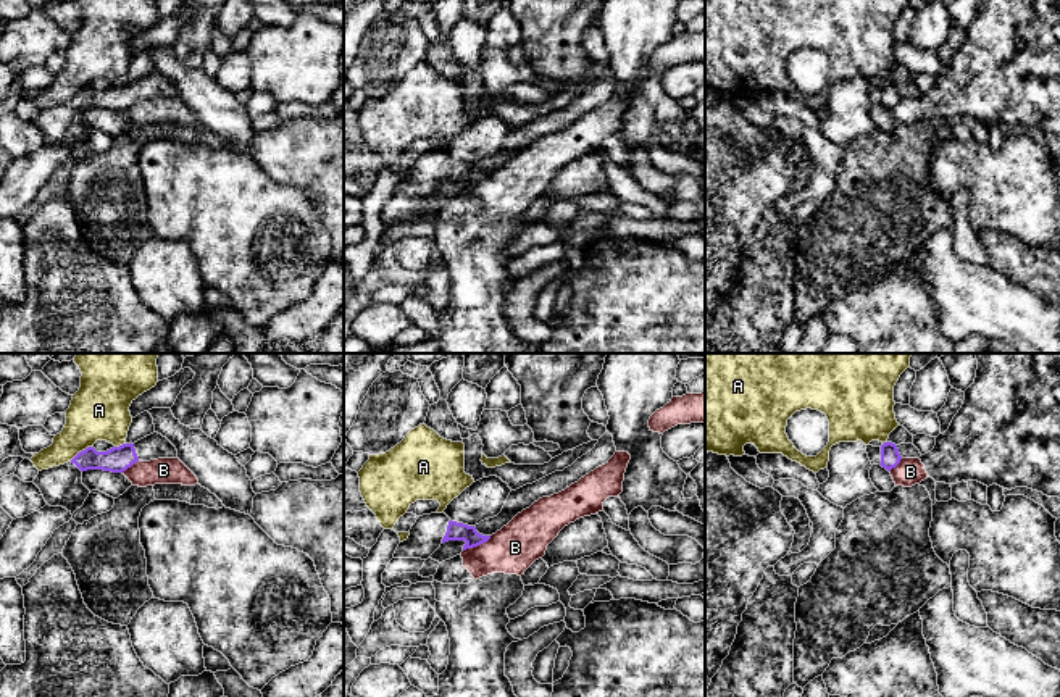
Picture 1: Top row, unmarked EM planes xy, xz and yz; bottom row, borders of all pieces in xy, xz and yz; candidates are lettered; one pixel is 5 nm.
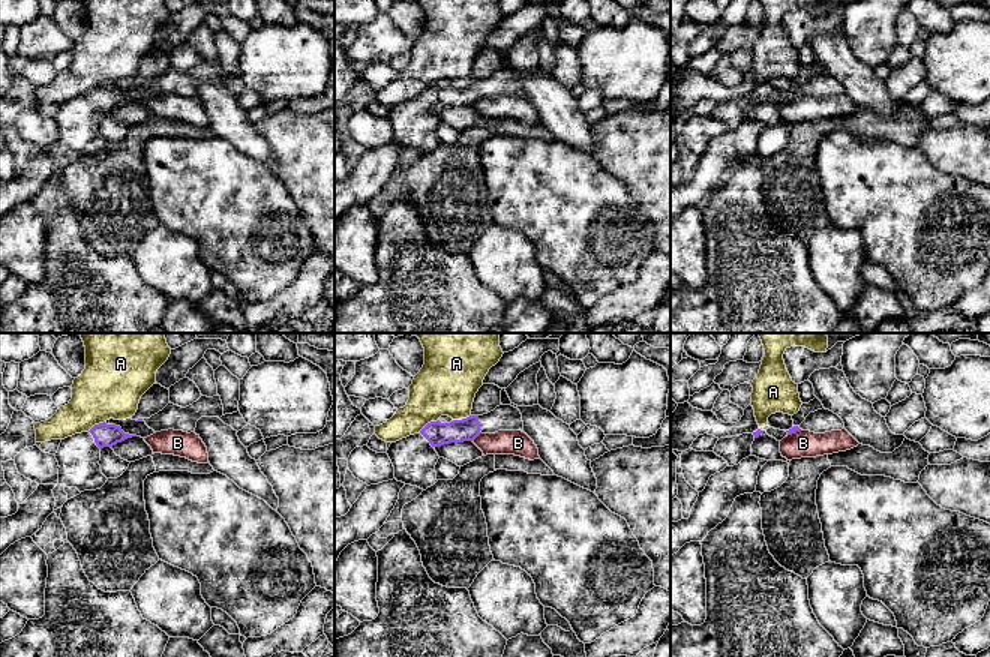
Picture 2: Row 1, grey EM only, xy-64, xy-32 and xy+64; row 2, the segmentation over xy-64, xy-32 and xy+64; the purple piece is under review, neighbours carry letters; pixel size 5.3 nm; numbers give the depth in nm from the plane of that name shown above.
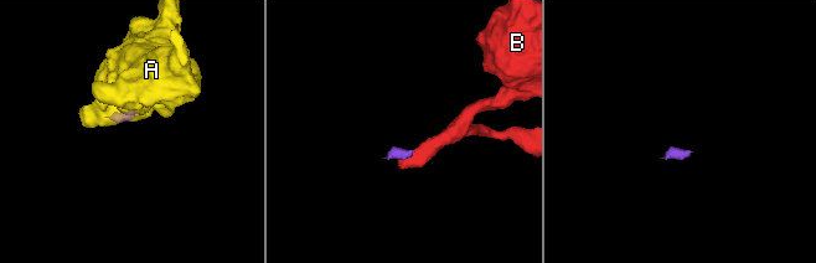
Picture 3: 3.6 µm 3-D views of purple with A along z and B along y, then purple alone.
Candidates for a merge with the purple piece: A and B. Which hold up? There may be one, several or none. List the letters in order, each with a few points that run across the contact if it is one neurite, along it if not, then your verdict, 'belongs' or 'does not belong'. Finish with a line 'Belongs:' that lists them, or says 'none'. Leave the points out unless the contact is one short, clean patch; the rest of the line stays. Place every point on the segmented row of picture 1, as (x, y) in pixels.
A: line xy (92, 446), (79, 450), (70, 460); does not belong
B: line xz (491, 536), (463, 550); does not belong
Belongs: none

